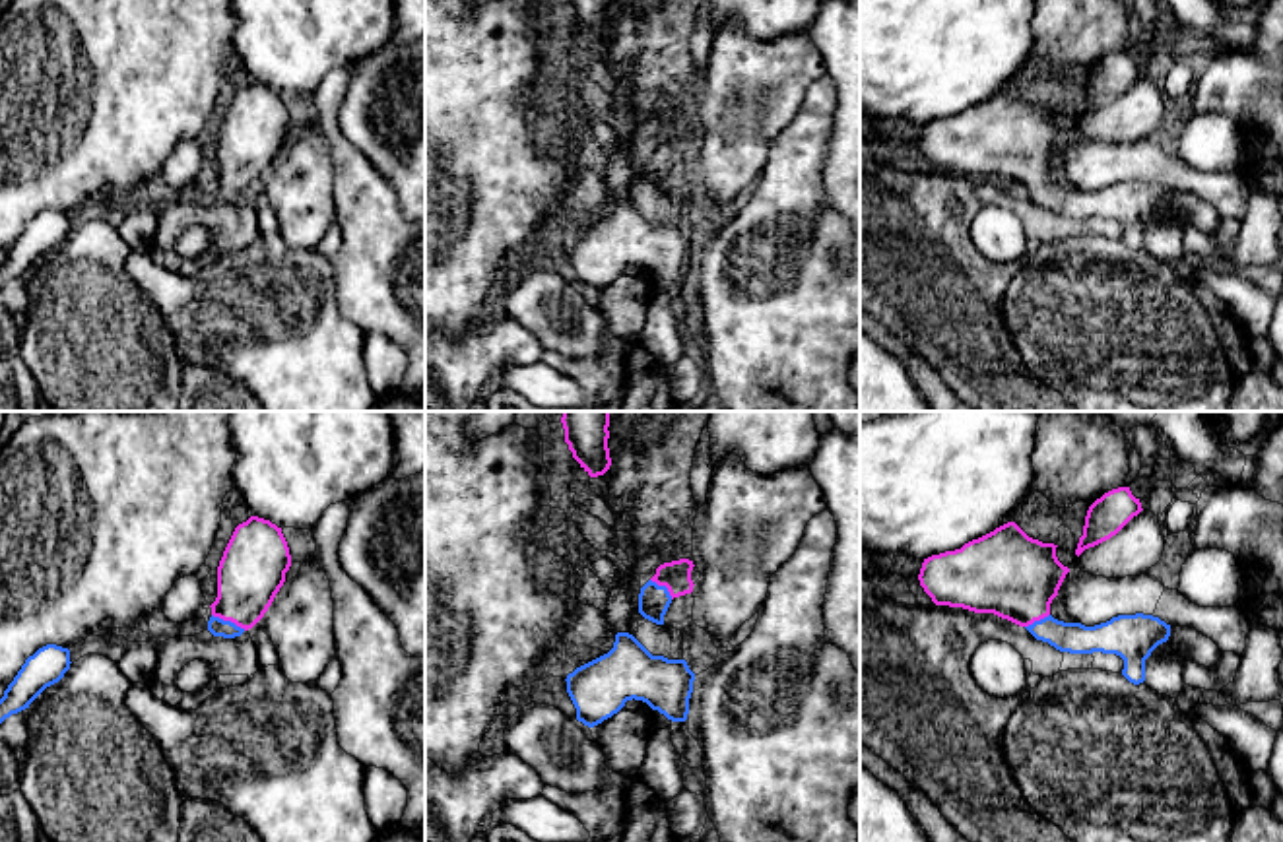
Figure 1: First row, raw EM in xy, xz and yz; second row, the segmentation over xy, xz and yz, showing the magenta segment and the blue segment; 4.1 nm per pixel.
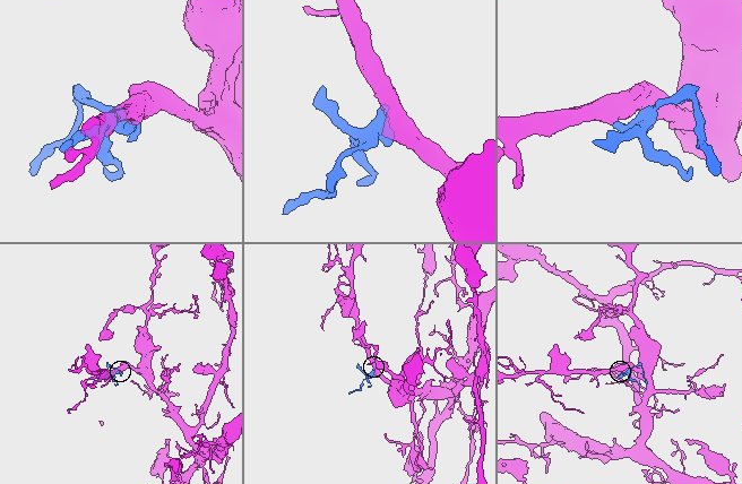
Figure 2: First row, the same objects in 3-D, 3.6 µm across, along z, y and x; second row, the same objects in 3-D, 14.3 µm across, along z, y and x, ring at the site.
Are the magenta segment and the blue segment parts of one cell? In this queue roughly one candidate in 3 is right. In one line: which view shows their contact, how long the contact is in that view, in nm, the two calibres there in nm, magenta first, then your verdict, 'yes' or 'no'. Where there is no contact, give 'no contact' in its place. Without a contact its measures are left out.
xy | 160 nm | 280/80 nm | yes

